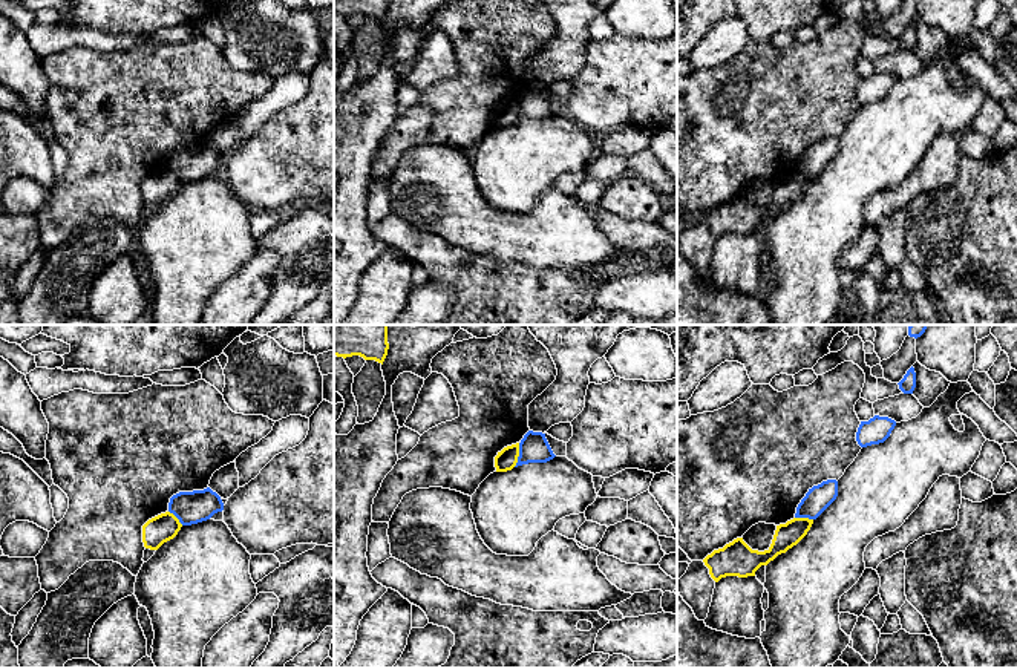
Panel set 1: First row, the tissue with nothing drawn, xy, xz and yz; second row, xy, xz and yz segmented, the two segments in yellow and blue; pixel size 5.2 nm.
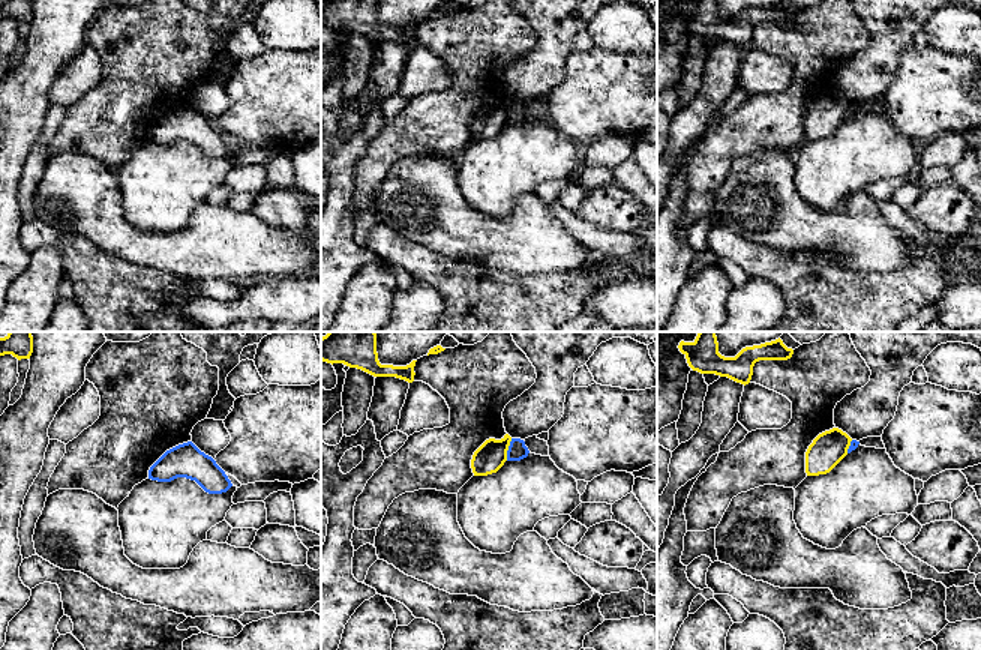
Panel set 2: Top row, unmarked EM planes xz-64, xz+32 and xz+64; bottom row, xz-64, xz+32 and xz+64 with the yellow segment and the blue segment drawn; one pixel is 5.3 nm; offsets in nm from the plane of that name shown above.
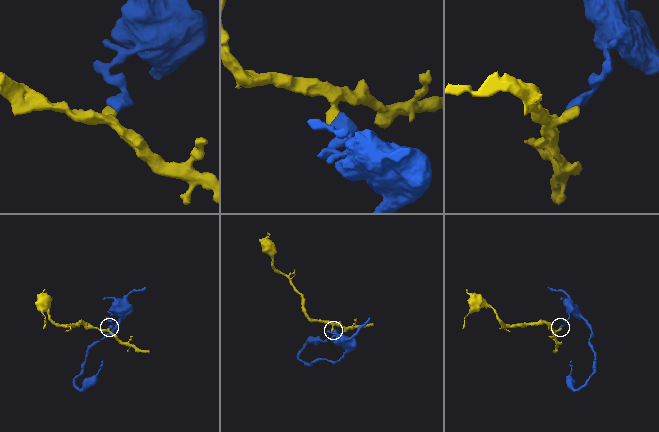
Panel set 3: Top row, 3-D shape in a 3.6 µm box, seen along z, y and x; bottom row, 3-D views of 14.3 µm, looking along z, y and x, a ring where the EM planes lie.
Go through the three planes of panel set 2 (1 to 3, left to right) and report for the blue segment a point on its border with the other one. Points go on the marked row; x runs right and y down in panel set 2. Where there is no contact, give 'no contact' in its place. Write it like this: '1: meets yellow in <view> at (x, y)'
1: no contact
2: meets yellow in xz+32 at (507, 449)
3: meets yellow in xz+64 at (849, 445)

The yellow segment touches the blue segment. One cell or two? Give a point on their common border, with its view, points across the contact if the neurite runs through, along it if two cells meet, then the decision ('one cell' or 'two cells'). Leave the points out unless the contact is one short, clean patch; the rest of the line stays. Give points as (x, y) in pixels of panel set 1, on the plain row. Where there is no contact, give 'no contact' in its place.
contact xz (518, 112); border xz (519, 100), (518, 118), (513, 123); two cells

